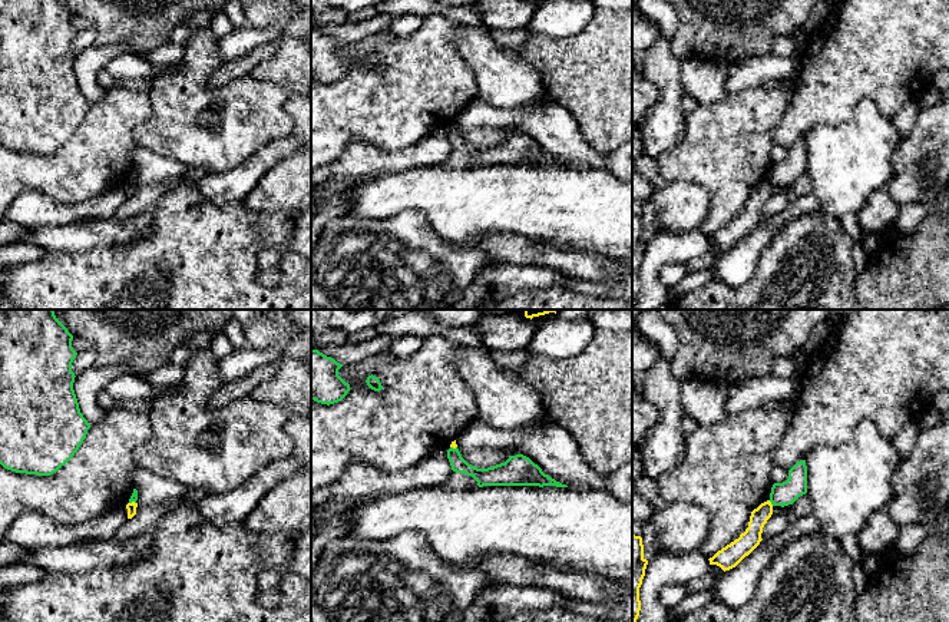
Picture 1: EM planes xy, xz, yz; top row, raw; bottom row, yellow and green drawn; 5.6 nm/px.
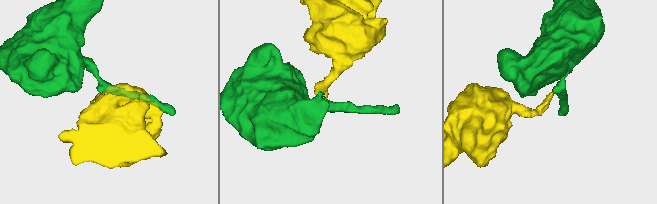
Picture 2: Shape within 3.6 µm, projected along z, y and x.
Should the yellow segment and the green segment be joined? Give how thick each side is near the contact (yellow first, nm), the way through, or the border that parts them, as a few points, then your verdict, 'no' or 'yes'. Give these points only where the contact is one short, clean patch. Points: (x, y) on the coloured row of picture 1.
110/130 nm | along yz (769, 500), (773, 505) | no

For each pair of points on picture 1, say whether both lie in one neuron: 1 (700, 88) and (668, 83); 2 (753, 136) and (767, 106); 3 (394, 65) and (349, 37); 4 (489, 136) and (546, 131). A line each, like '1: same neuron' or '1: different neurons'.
1: different neurons
2: same neuron
3: different neurons
4: different neurons

